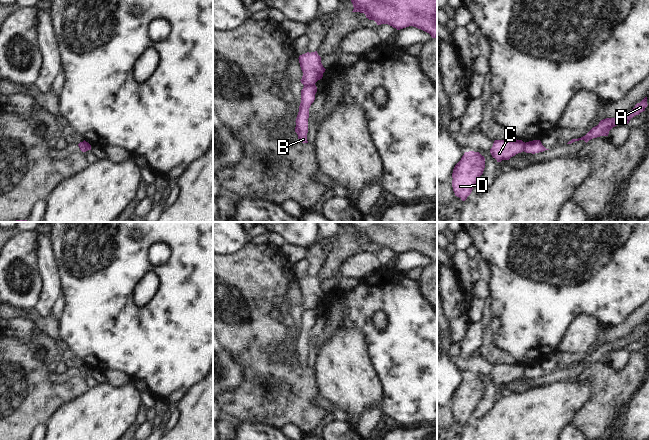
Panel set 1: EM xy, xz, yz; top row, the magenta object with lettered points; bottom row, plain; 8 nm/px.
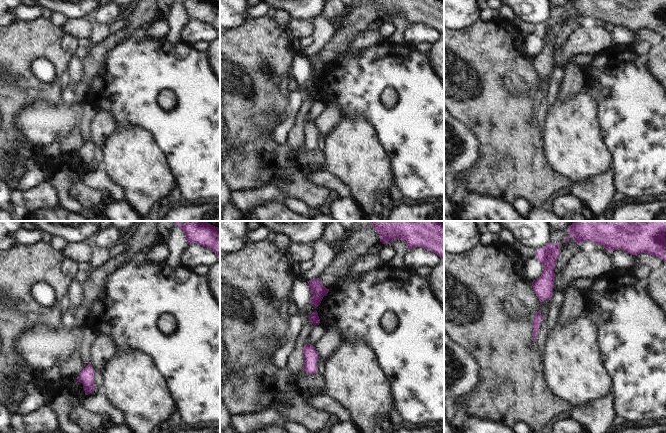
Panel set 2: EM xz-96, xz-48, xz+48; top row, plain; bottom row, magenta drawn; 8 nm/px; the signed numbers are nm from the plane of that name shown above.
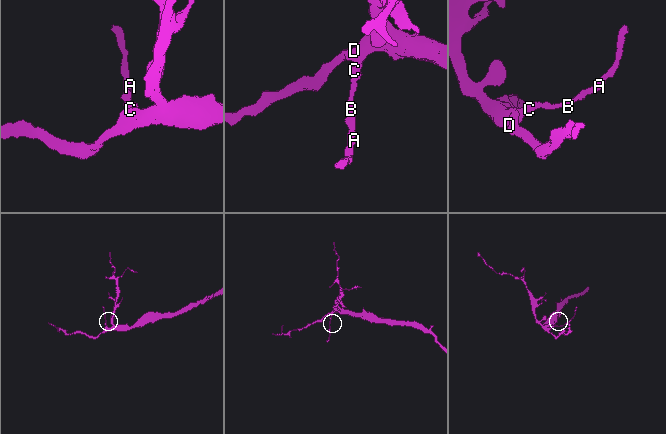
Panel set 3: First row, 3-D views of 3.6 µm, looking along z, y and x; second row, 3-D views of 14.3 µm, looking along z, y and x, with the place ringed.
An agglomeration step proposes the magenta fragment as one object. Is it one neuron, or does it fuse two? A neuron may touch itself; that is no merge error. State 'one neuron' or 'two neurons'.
two neurons

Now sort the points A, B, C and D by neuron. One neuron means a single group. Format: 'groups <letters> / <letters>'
groups A B / C D

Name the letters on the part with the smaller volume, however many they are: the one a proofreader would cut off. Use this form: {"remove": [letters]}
{"remove": ["A", "B"]}

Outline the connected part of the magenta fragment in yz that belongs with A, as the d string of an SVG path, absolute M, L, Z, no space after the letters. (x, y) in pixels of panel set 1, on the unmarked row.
M645 321L640 327L637 327L635 331L626 339L622 339L616 342L606 342L599 346L599 348L593 351L585 360L572 363L567 368L571 368L575 365L584 364L586 367L600 360L608 360L609 355L617 350L619 347L628 348L629 345L636 339L639 339L641 336L645 335L645 332L648 330L647 321Z

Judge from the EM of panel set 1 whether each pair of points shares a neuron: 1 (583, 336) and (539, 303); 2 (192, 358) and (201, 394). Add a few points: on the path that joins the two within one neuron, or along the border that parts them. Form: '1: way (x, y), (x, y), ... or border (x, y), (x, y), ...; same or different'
1: border (589, 313), (580, 313), (574, 318), (558, 347); different
2: border (202, 378), (196, 381), (181, 396); different

